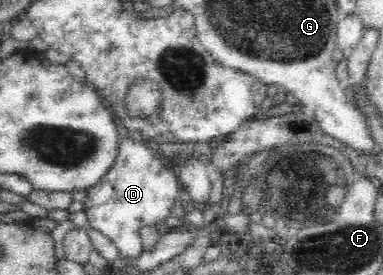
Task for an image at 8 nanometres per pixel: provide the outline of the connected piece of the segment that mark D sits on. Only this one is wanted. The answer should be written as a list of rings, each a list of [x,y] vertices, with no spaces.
[[[130,135],[119,136],[118,153],[116,153],[114,164],[96,185],[85,189],[87,195],[82,202],[88,228],[100,231],[108,237],[117,248],[120,258],[136,259],[144,251],[139,234],[140,229],[144,225],[152,225],[152,223],[162,224],[170,216],[170,211],[172,211],[180,191],[179,186],[177,168],[173,167],[168,160],[159,157],[156,148],[151,143],[139,141]]]

